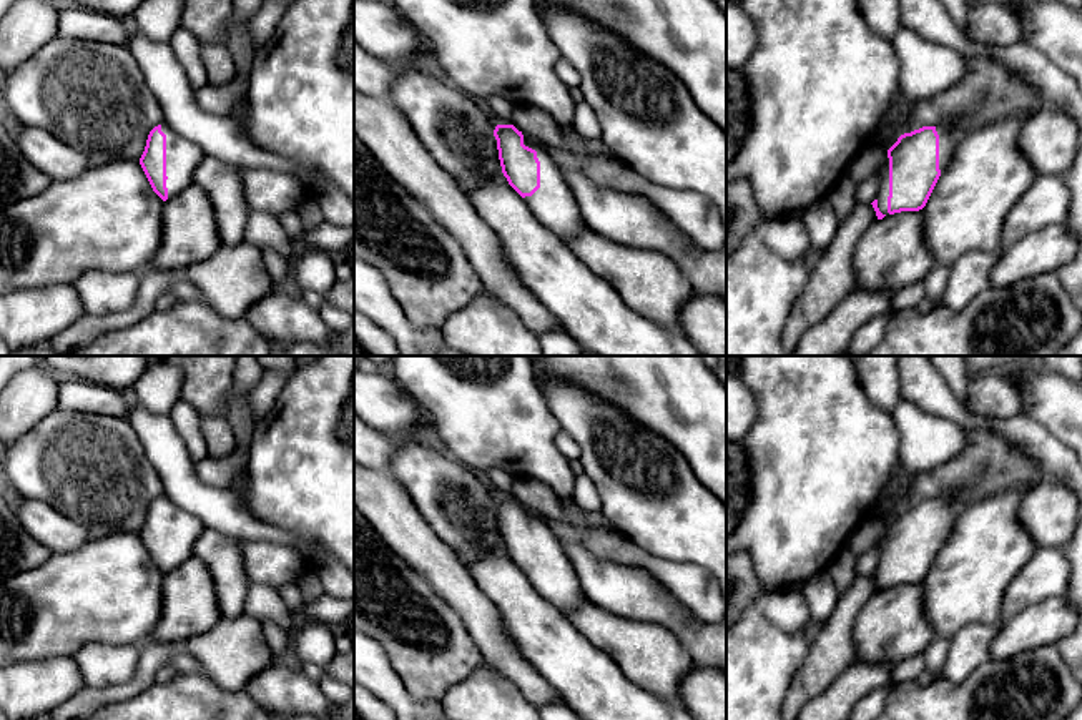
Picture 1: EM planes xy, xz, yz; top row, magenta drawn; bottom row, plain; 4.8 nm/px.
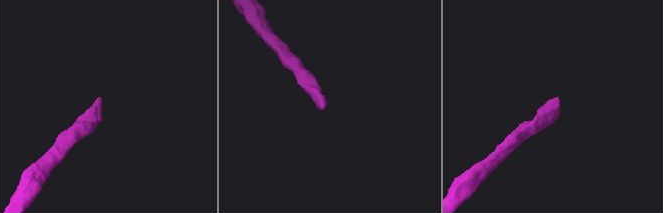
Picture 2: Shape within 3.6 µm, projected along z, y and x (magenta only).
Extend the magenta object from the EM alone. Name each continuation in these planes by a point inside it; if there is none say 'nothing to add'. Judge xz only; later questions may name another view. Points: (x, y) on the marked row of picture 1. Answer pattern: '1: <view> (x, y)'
1: xz (554, 203)

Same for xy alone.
1: xy (183, 157)

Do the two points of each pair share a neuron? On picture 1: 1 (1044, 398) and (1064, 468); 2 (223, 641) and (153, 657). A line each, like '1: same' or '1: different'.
1: different
2: different

